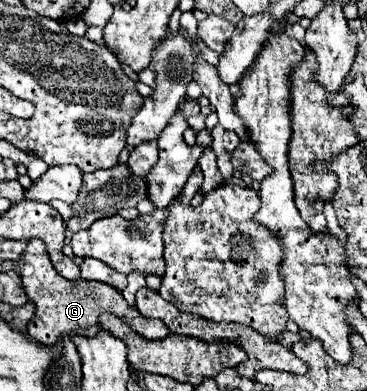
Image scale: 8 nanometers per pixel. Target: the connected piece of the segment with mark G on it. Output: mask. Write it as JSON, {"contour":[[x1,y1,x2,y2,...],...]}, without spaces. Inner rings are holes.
{"contour":[[30,240,28,248,22,252,18,260,20,276,28,298,36,304,36,314,28,322,28,336,44,346,56,344,62,336,70,332,94,336,98,332,98,316,102,312,114,312,114,288,110,284,100,282,84,282,84,280,64,280,50,262,50,256,44,248,42,240]]}

